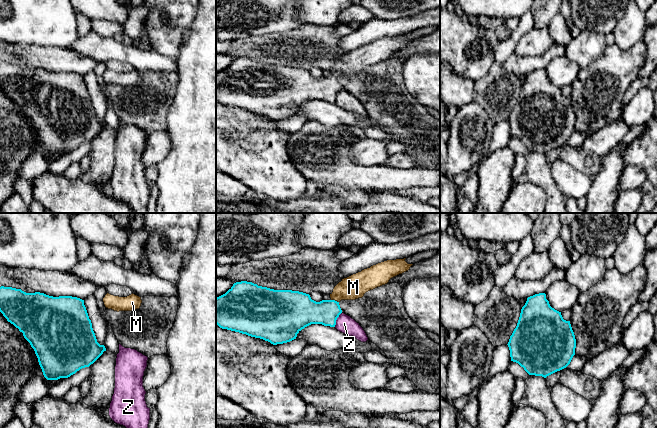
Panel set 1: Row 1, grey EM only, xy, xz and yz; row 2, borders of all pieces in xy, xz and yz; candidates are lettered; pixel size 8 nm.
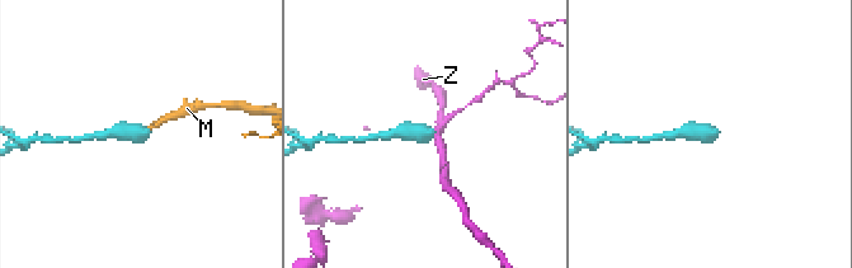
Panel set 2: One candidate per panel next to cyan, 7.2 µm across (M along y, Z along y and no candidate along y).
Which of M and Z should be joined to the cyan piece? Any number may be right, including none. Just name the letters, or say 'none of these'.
M

